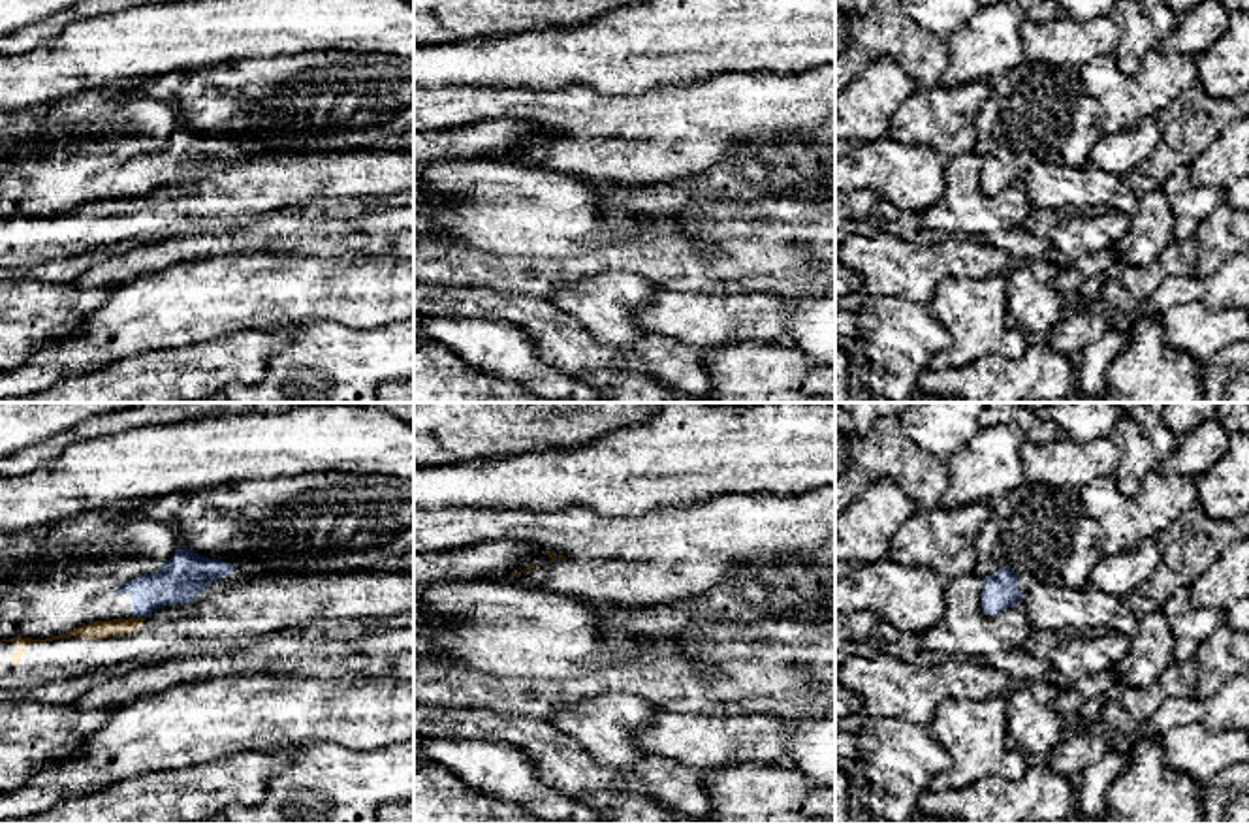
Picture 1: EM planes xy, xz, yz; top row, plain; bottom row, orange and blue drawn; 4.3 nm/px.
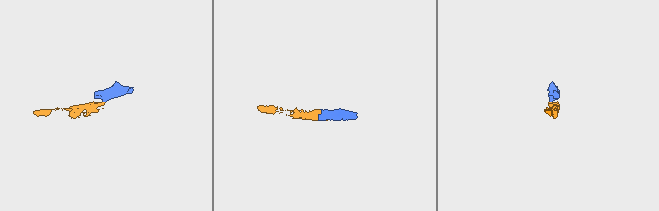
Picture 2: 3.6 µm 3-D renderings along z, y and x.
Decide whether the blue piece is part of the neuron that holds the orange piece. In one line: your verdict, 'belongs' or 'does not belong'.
does not belong

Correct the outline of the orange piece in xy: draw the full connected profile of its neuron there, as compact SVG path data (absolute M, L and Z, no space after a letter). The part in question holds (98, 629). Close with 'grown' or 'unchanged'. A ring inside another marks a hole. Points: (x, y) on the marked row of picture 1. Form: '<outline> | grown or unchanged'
M359 570L320 583L207 583L203 596L149 617L94 621L66 634L0 642L0 690L28 690L122 664L145 666L177 640L245 645L310 623L382 621L414 611L414 572Z | grown

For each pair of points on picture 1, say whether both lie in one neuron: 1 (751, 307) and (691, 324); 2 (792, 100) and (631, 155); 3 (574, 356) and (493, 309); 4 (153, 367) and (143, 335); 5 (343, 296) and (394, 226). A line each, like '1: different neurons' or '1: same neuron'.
1: same neuron
2: same neuron
3: same neuron
4: different neurons
5: different neurons

